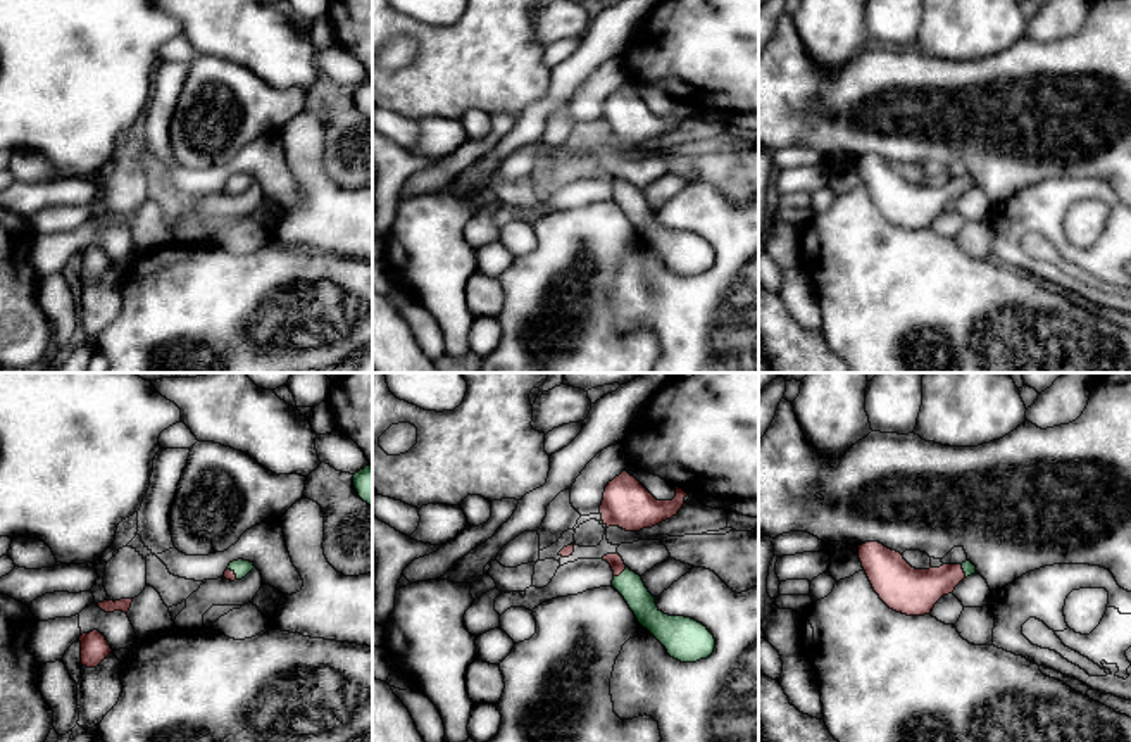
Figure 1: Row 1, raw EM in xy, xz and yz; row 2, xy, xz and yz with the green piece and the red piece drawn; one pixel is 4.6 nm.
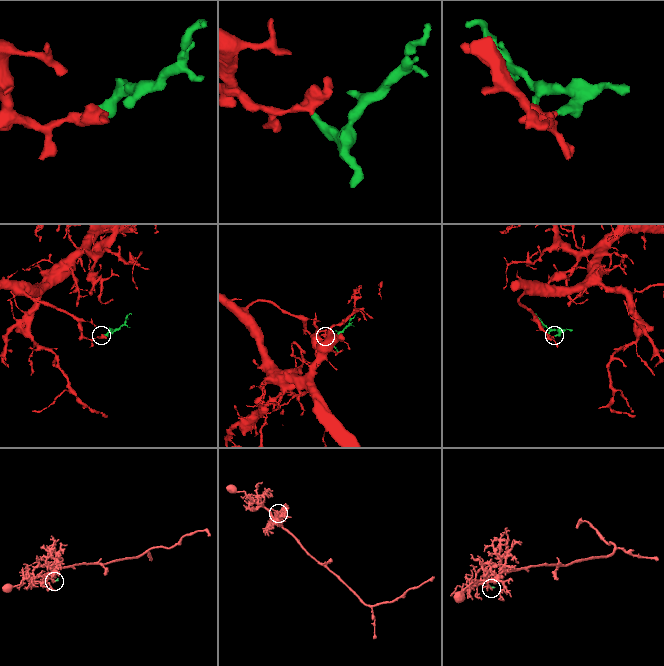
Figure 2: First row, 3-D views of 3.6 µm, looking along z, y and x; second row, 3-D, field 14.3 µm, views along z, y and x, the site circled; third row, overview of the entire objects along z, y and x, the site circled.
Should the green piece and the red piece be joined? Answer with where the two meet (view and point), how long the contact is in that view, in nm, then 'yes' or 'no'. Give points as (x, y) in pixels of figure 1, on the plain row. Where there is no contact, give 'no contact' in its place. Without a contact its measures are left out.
contact xz (621, 187); length 80 nm; yes

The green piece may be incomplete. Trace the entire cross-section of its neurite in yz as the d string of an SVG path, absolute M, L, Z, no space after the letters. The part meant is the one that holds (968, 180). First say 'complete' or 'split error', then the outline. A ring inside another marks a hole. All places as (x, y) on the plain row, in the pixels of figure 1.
split error | M879 155L857 160L874 205L890 223L907 230L929 228L943 209L952 207L964 192L978 186L971 174L915 183L900 166Z

